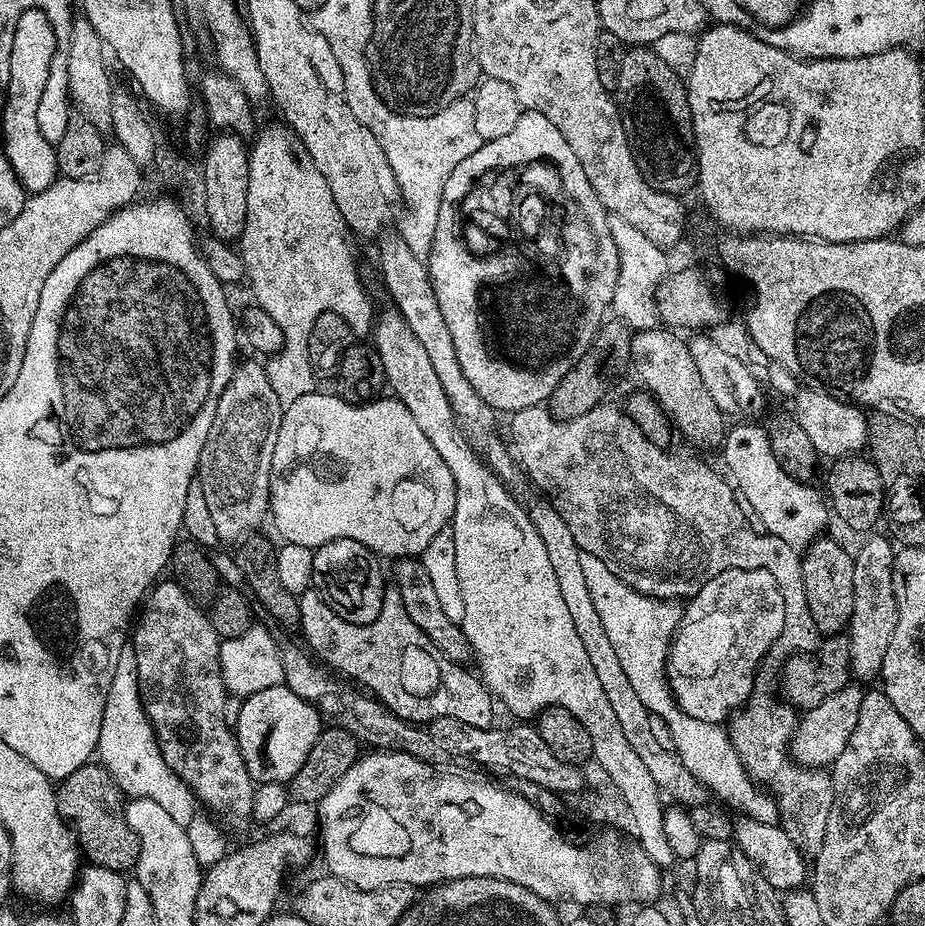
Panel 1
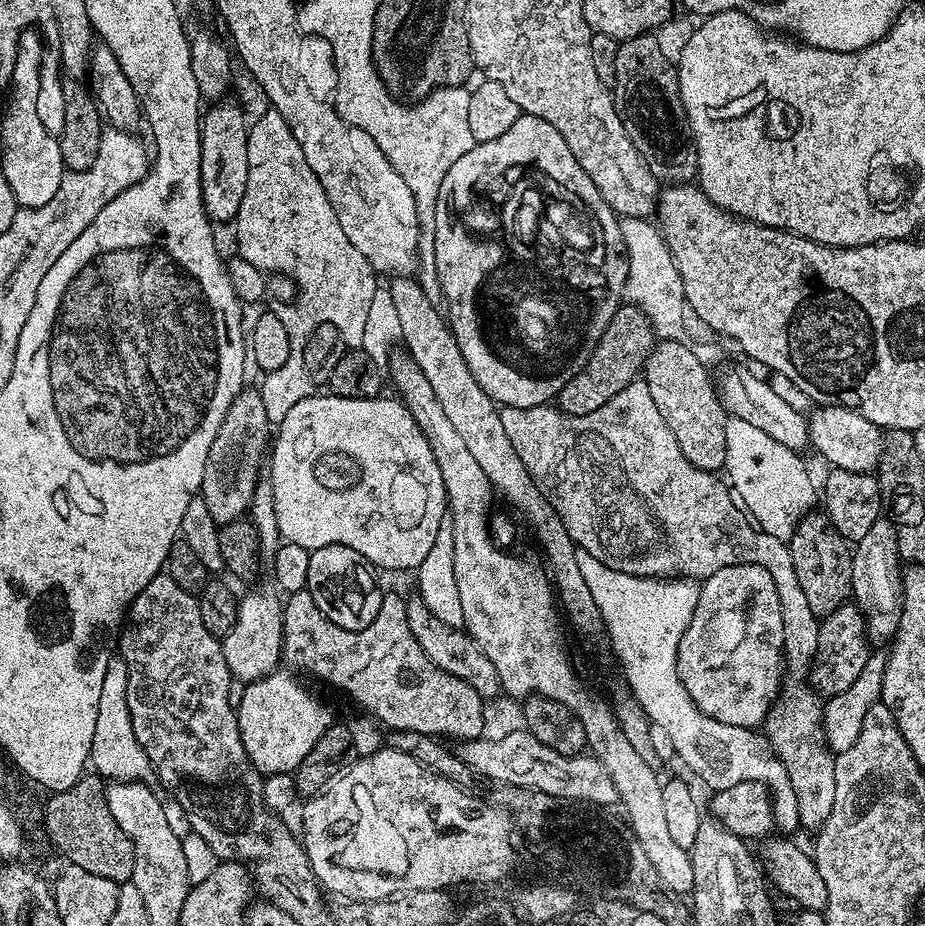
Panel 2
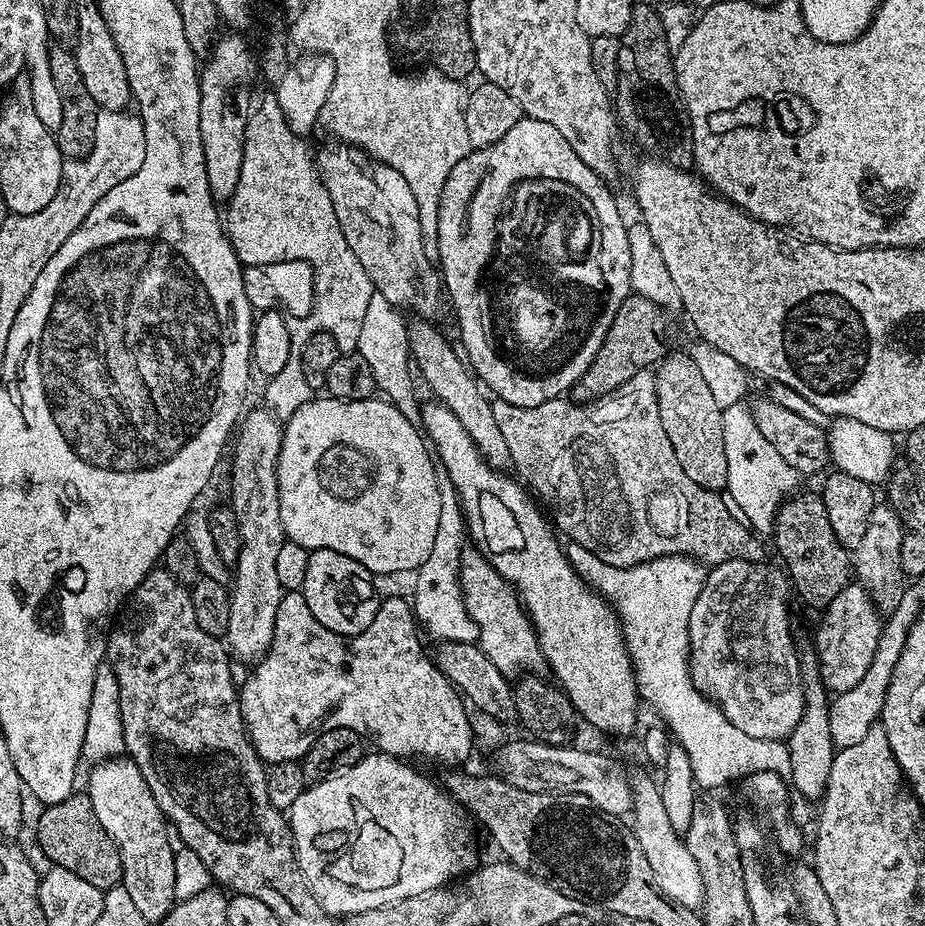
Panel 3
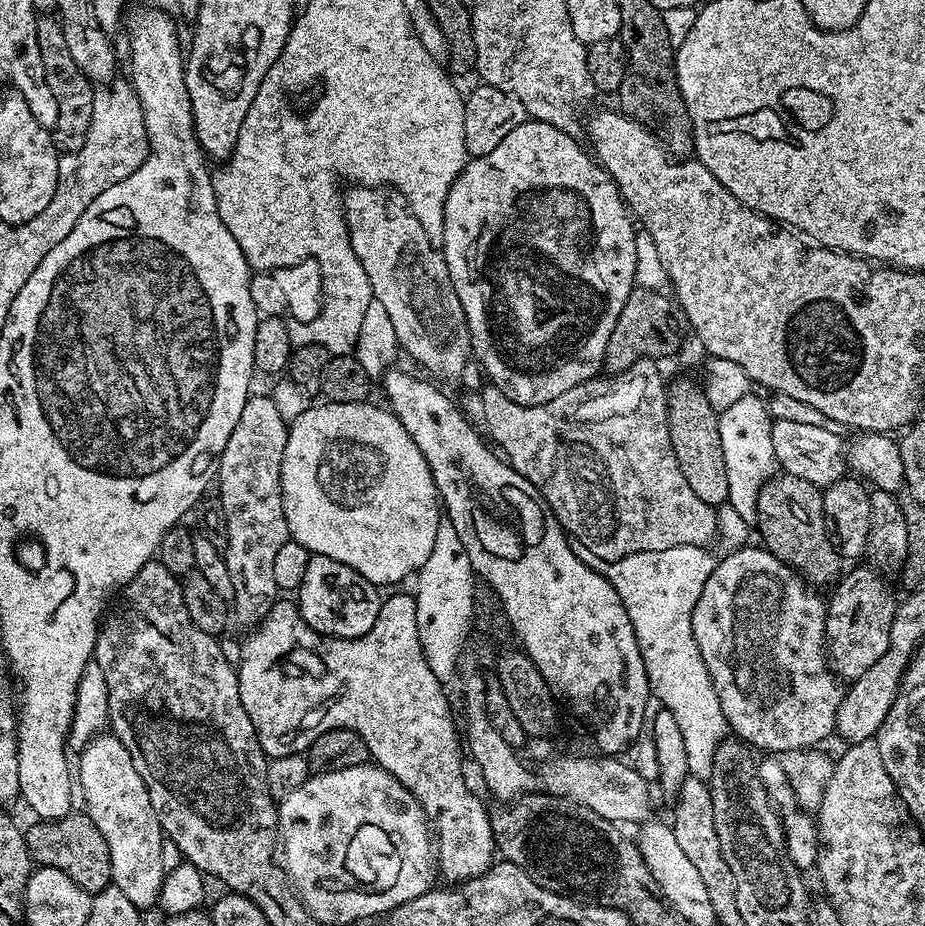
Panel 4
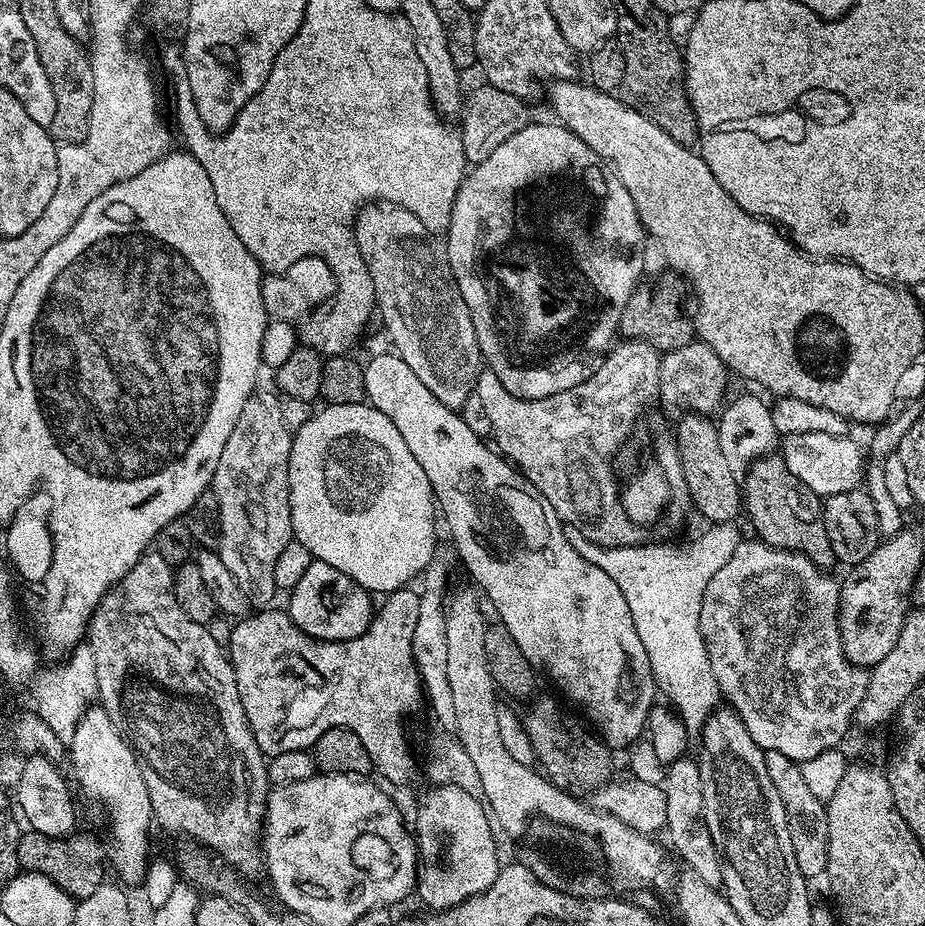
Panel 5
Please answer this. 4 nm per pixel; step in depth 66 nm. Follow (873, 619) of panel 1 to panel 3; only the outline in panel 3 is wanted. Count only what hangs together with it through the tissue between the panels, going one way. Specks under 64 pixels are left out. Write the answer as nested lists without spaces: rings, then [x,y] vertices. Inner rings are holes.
[[[878,502],[871,511],[865,535],[852,552],[855,577],[868,590],[871,600],[882,614],[890,613],[898,608],[906,587],[906,577],[901,564],[903,533],[904,527],[901,526],[897,512],[891,508],[891,505]]]

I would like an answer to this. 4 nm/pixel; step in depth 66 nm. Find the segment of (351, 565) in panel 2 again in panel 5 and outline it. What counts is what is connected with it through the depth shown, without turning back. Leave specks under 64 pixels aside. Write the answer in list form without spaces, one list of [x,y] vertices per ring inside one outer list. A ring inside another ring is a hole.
[[[313,560],[306,574],[290,590],[292,596],[286,611],[292,623],[298,625],[308,636],[316,640],[349,640],[358,638],[368,628],[374,615],[373,597],[354,578],[334,570],[321,560]]]

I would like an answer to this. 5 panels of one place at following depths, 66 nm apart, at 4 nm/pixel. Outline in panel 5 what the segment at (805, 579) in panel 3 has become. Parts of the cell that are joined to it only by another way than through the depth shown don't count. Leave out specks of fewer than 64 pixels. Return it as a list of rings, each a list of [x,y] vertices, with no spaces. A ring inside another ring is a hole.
[[[769,454],[753,460],[742,477],[742,508],[746,516],[748,512],[752,519],[752,528],[757,532],[753,533],[763,543],[772,548],[785,548],[788,552],[802,552],[806,558],[810,558],[810,562],[825,570],[831,569],[831,564],[837,563],[834,550],[830,546],[830,538],[826,534],[821,497],[815,496],[806,485],[798,482],[798,478],[794,478],[794,474],[790,474],[783,455]]]

